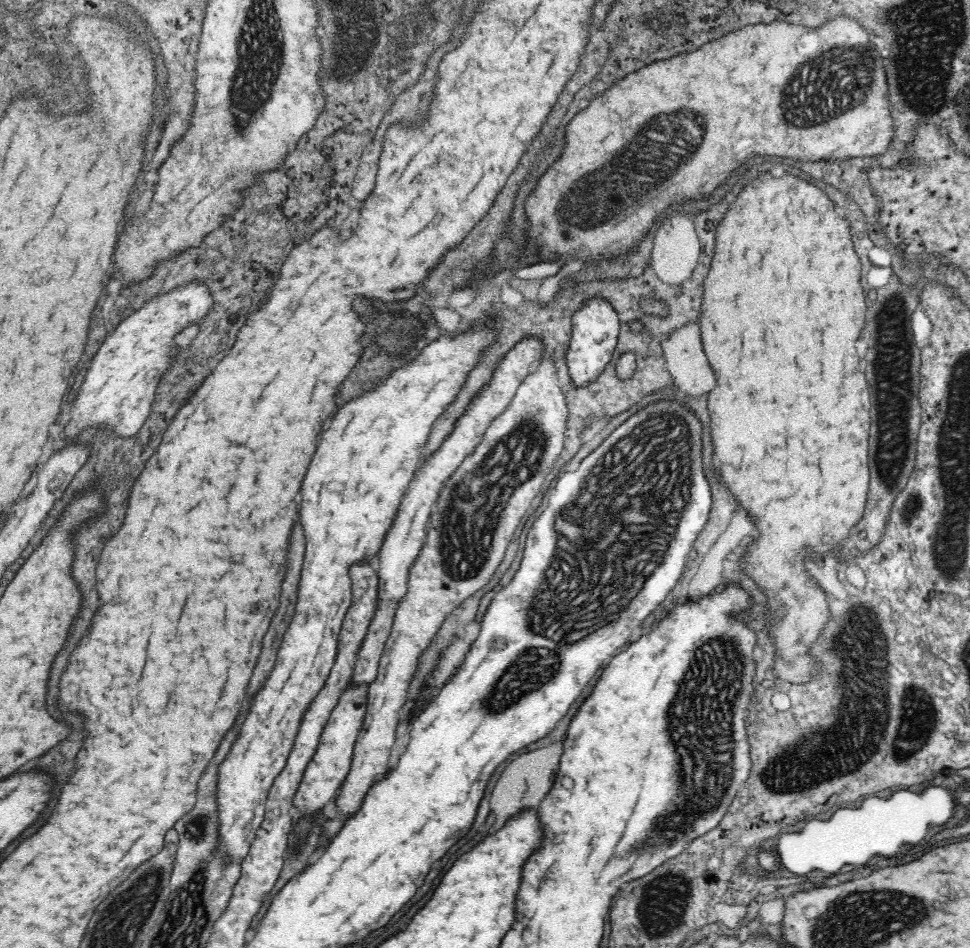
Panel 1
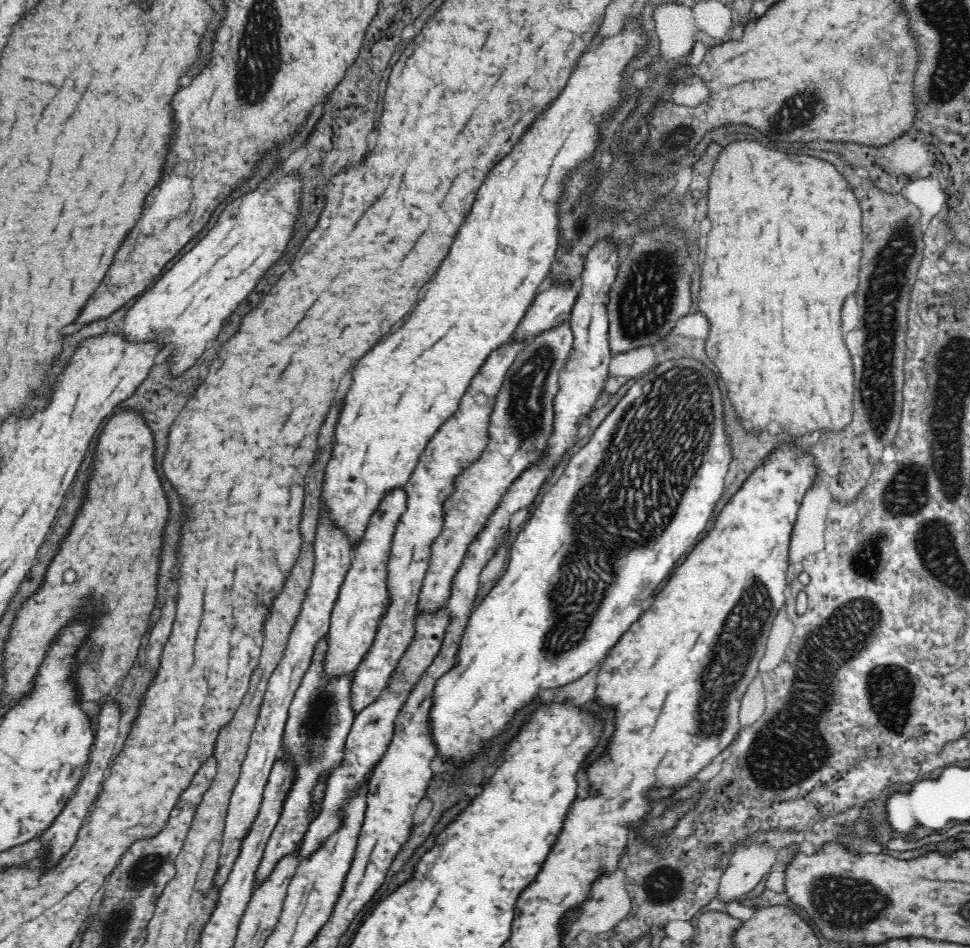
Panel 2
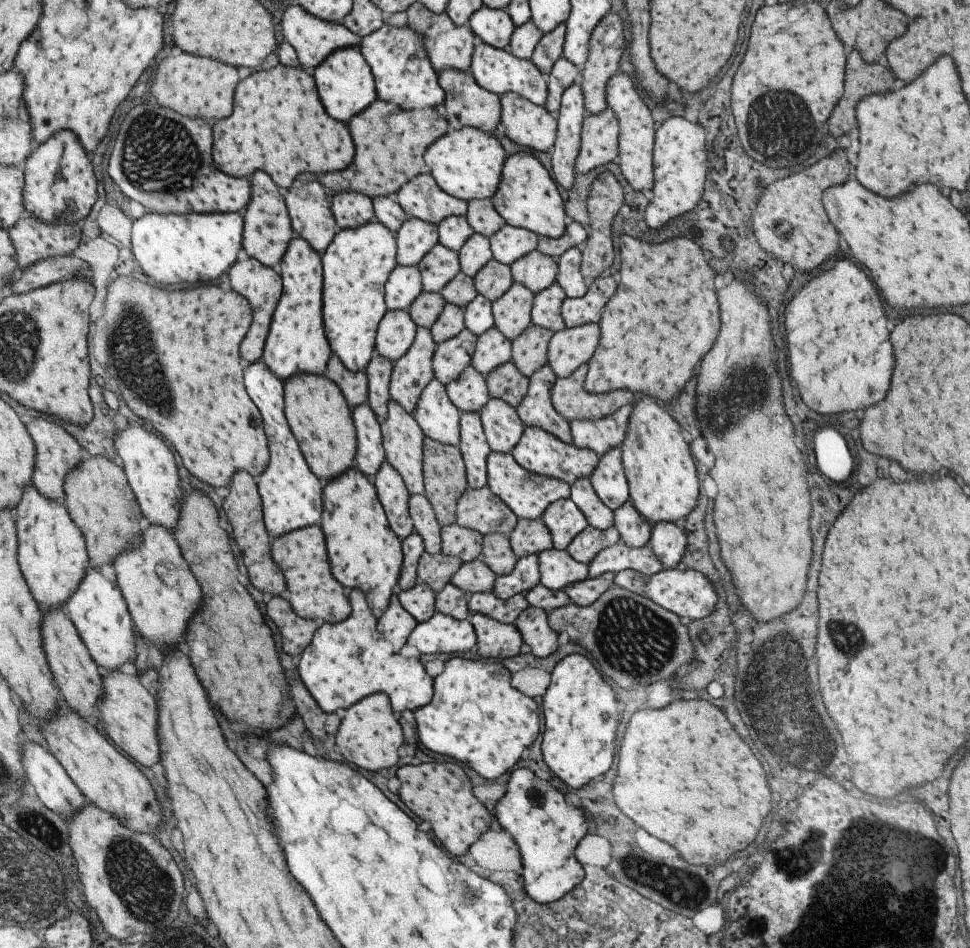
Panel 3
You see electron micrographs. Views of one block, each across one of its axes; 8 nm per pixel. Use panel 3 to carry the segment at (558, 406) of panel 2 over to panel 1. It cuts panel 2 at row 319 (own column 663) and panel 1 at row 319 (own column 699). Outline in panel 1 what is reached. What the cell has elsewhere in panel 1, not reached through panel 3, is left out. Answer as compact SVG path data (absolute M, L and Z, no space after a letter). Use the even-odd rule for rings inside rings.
M592 298L586 306L574 312L572 316L572 338L566 352L566 365L572 381L576 385L588 385L605 369L606 364L614 355L617 340L622 329L619 327L619 318L613 306L607 300Z

